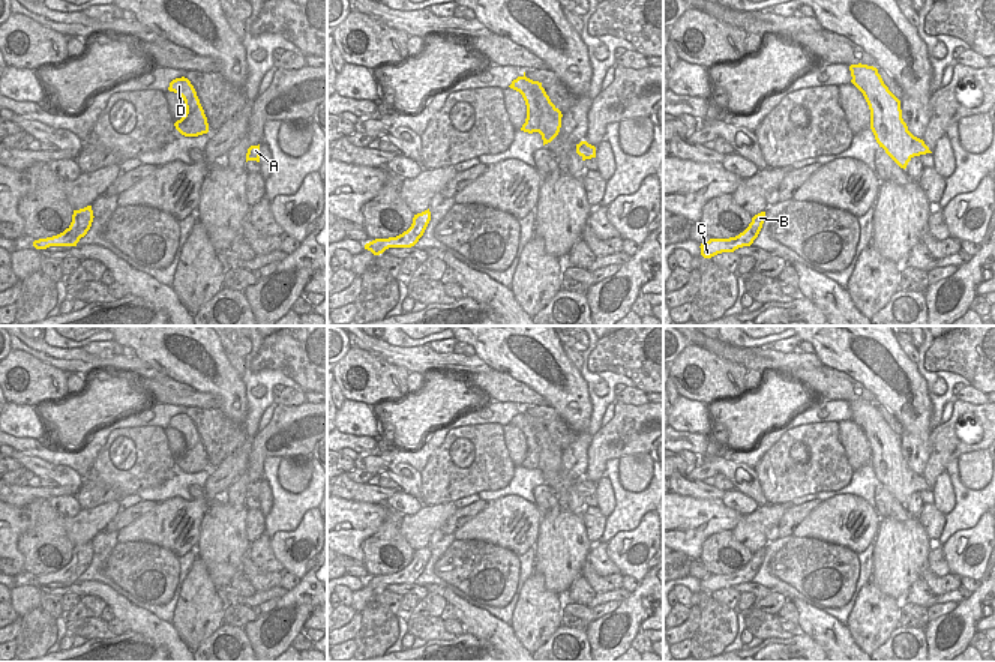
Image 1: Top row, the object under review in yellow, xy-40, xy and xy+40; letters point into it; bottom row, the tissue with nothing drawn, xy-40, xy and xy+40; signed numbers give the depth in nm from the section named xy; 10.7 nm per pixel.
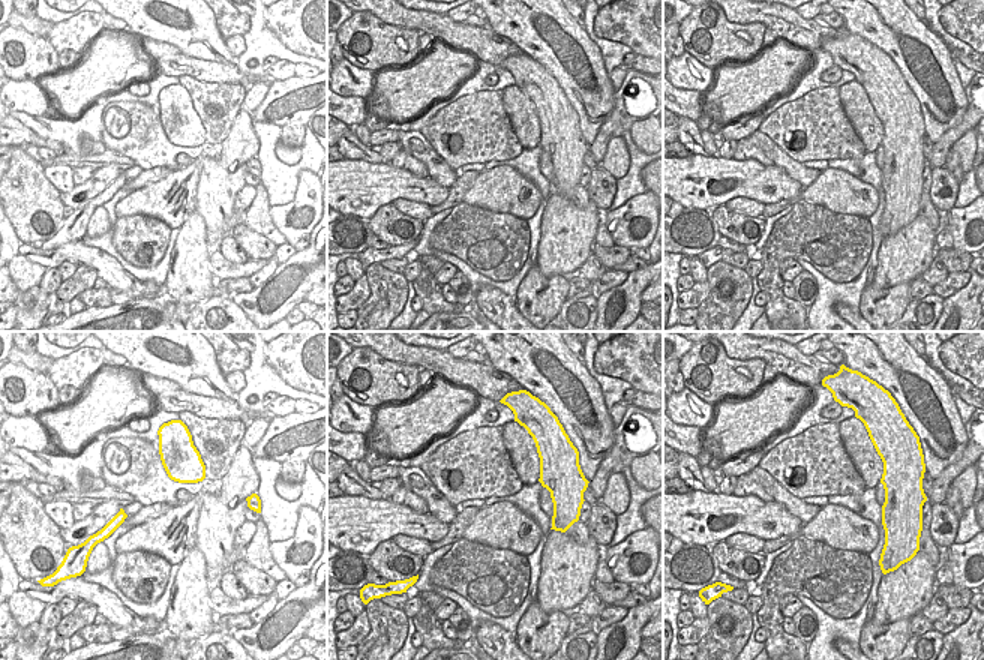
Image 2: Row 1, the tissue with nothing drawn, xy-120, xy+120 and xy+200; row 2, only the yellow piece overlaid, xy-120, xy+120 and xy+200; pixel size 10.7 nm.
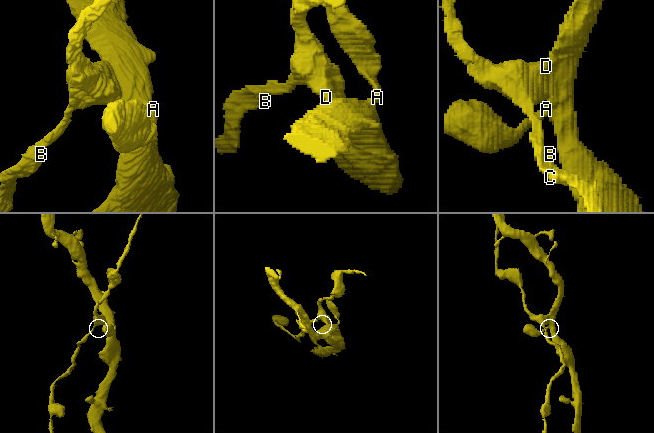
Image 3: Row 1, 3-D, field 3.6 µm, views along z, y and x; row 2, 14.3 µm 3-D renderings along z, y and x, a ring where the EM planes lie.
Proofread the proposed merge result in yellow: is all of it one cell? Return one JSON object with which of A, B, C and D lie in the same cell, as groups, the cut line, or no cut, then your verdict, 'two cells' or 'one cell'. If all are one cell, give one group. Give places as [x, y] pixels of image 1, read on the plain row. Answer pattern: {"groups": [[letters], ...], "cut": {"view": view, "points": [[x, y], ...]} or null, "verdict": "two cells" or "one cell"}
{"groups": [["A"], ["B", "C", "D"]], "cut": {"view": "xy", "points": [[523, 413], [539, 449], [538, 467]]}, "verdict": "two cells"}

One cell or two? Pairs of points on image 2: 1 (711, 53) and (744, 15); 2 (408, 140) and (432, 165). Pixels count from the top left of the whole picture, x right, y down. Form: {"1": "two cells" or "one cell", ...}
{"1": "two cells", "2": "one cell"}

